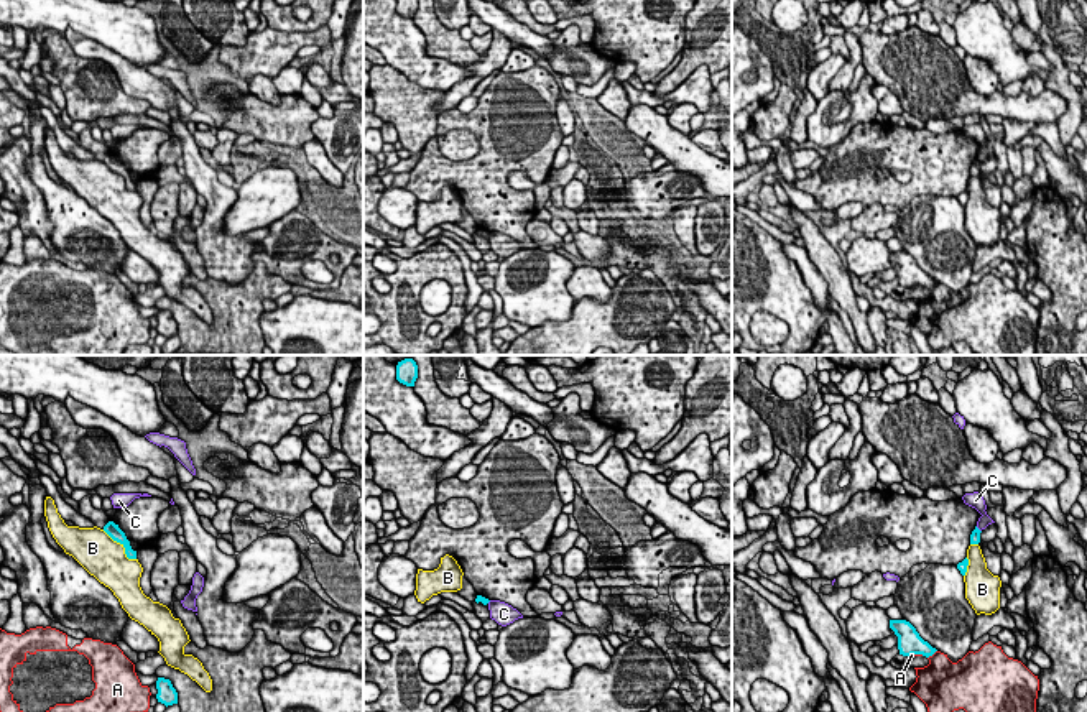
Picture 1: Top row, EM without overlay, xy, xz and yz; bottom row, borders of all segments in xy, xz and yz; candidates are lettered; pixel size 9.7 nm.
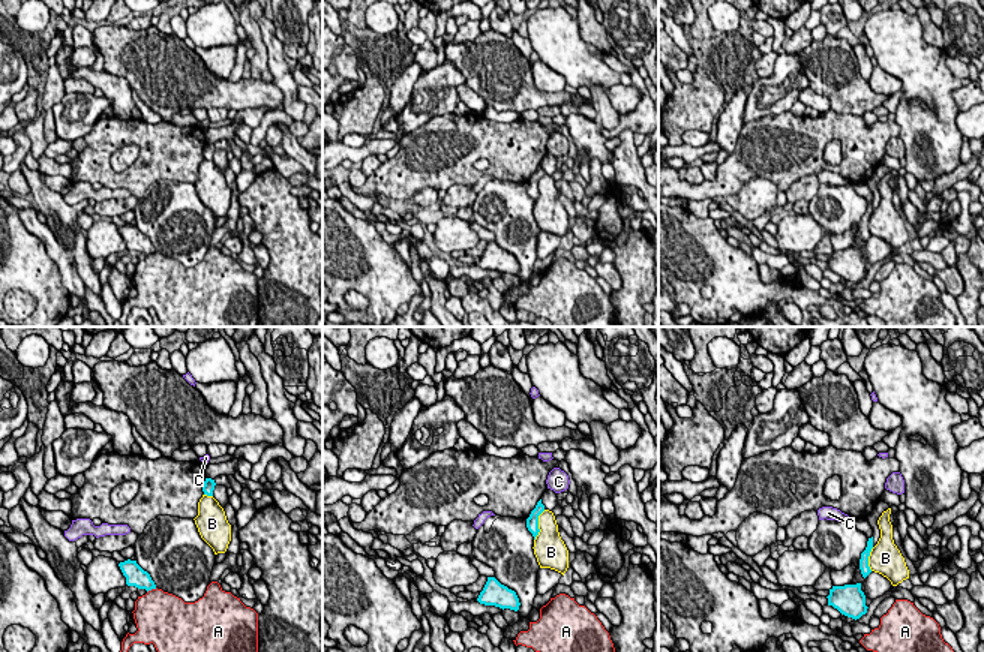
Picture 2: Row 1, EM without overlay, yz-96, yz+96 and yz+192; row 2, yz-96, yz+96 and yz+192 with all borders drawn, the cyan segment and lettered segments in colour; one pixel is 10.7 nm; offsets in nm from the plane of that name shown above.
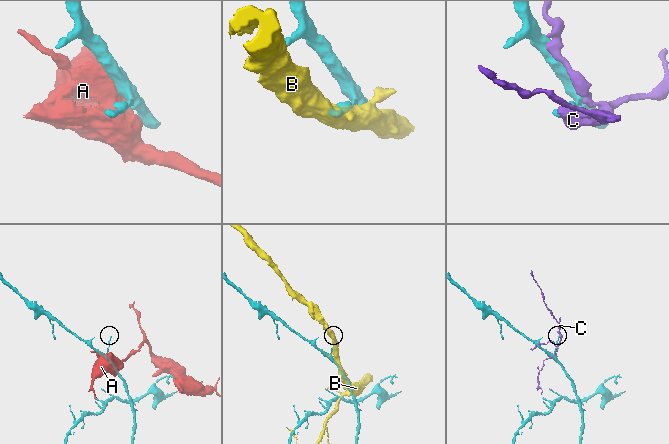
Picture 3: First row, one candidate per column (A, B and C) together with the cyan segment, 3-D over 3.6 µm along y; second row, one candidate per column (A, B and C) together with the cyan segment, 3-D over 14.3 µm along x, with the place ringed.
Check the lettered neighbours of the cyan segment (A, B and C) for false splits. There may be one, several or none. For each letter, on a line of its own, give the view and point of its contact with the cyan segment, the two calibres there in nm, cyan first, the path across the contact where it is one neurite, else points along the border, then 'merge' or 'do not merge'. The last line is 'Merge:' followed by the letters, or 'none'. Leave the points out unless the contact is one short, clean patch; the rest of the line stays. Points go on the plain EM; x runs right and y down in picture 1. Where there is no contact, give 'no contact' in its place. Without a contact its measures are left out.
A: meets cyan in yz at (931, 286); 240 nm thick on the cyan side, 380 nm on the other; border along yz (936, 282), (928, 290); do not merge
B: meets cyan in xy at (124, 178); 140 nm thick on the cyan side, 400 nm on the other; do not merge
C: meets cyan in yz at (979, 161); 100 nm thick on the cyan side, 120 nm on the other; border along yz (975, 158), (980, 163); do not merge
Merge: none

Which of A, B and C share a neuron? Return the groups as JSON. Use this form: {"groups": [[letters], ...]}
{"groups": [["A"], ["B"], ["C"]]}

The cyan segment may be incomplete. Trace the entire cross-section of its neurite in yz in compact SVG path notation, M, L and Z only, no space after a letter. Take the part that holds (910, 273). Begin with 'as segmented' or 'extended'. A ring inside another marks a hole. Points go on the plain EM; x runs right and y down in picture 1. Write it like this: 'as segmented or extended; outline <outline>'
as segmented; outline M890 252L890 260L898 268L898 281L903 288L923 286L929 289L937 283L924 273L916 260L906 252Z

